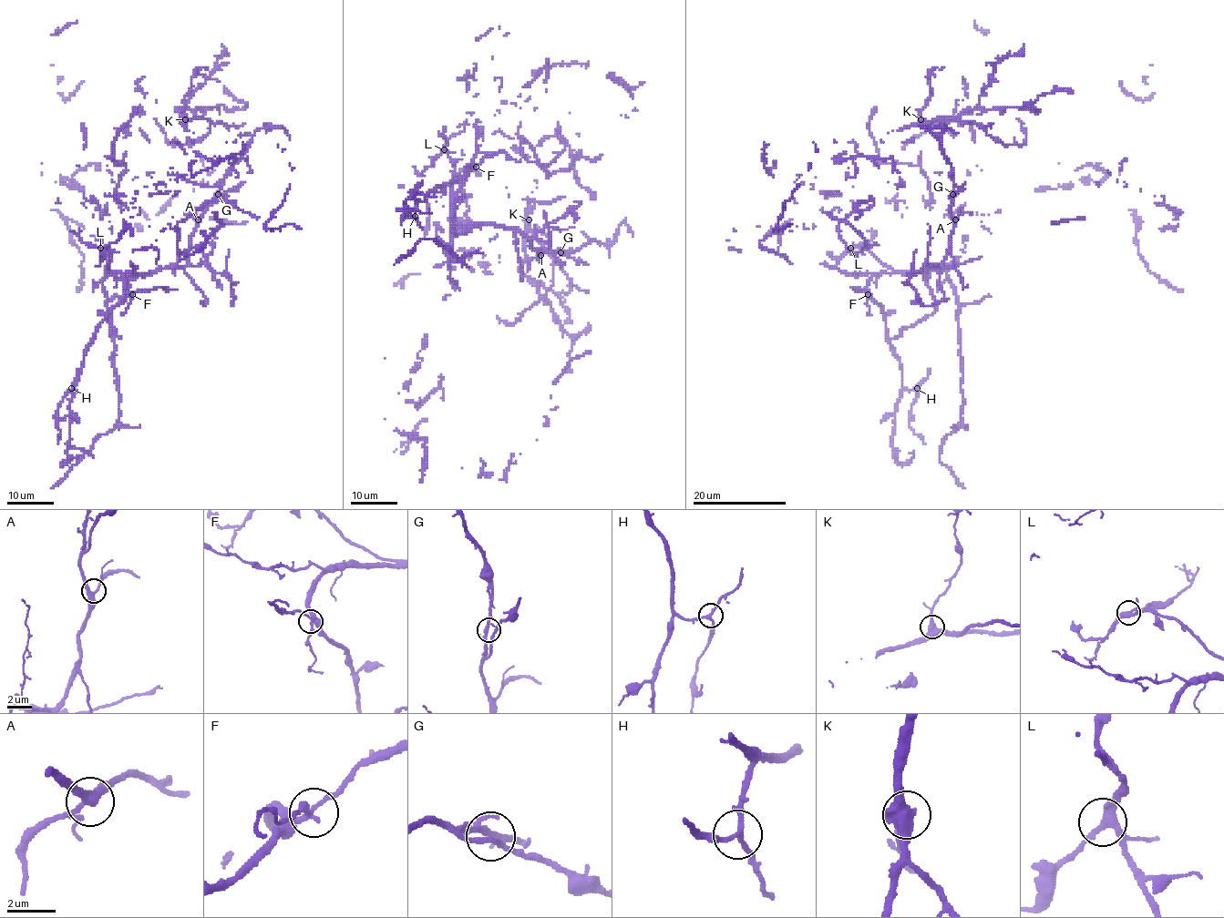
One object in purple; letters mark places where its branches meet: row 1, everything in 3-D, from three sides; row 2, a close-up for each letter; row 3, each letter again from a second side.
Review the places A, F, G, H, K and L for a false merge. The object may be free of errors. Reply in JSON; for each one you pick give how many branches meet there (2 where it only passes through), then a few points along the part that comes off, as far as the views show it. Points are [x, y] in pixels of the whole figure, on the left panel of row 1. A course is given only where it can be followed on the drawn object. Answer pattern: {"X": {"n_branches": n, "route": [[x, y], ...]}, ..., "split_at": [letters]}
{"K": {"n_branches": 3, "route": [[185, 119], [183, 108], [191, 86], [191, 77], [208, 66]]}, "split_at": ["K"]}

